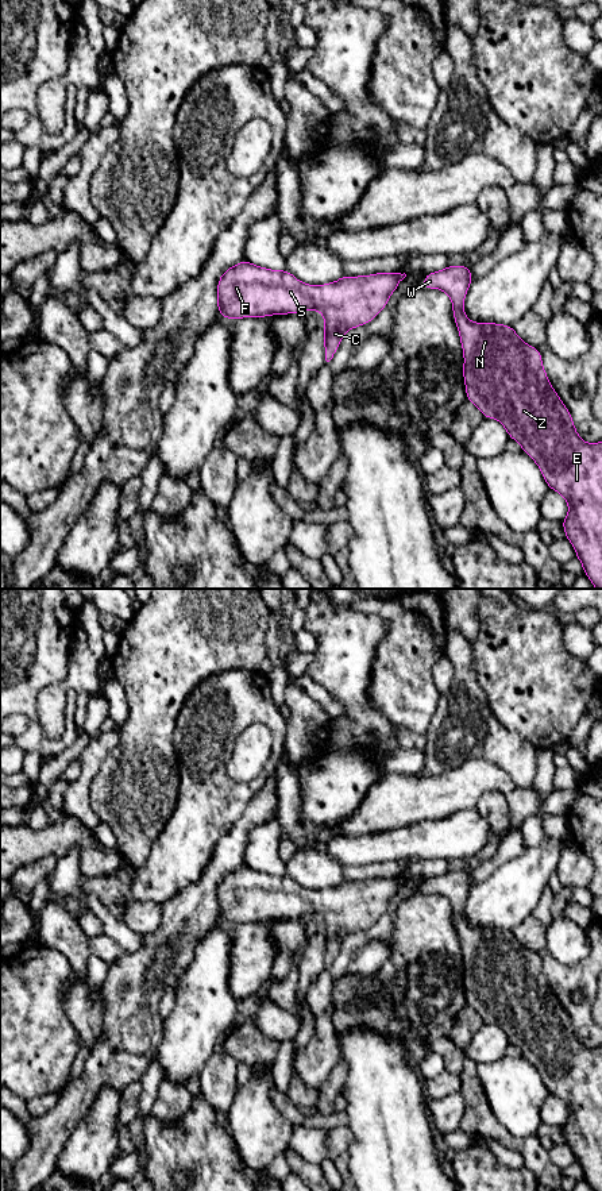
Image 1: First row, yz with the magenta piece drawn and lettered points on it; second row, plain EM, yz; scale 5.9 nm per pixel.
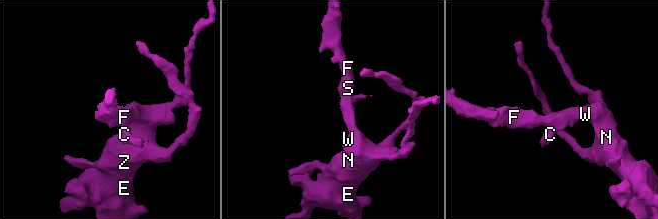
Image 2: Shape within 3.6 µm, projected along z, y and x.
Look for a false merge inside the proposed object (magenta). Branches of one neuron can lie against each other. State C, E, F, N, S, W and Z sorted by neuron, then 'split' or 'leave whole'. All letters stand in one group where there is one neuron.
C E F N S W Z | leave whole

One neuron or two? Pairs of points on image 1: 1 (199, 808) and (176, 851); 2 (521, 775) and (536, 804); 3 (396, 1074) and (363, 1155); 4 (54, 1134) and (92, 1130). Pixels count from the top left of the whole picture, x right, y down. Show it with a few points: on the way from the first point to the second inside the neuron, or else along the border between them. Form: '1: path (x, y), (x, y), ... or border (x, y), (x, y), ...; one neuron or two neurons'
1: path (199, 818), (186, 840); one neuron
2: border (516, 786), (531, 787); two neurons
3: path (386, 1094), (386, 1132), (384, 1134); one neuron
4: border (91, 1107), (72, 1132), (57, 1161); two neurons

